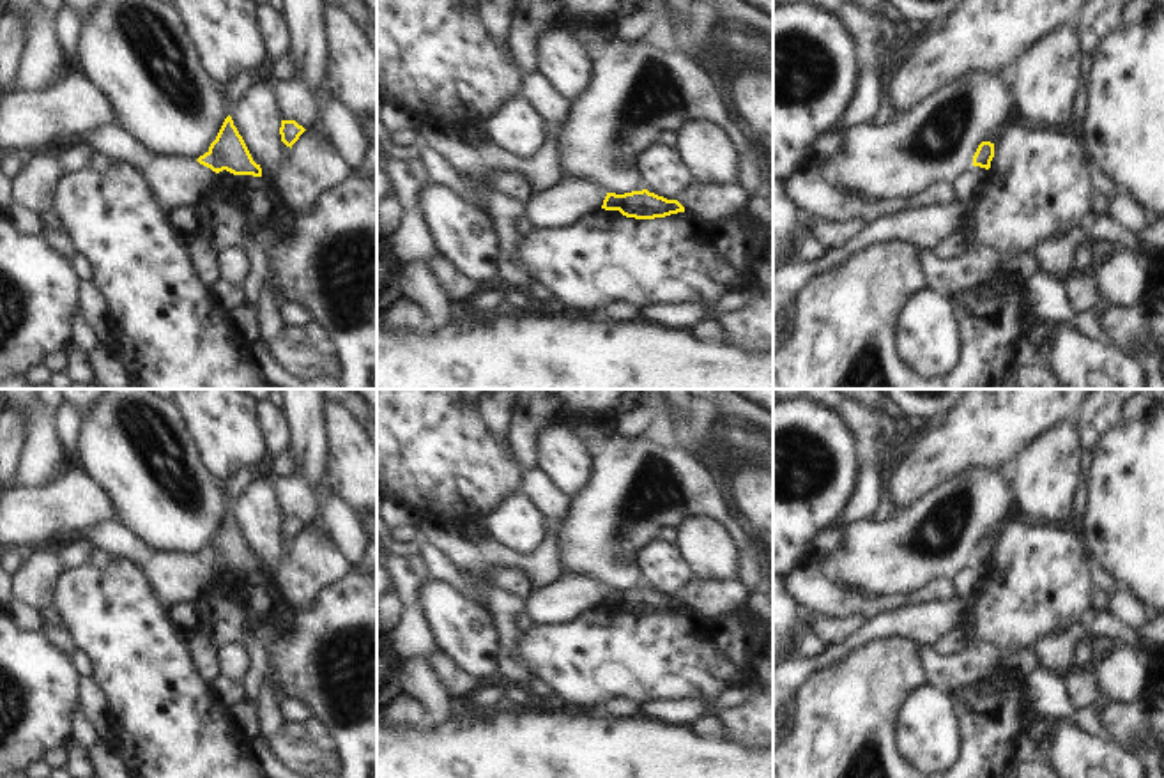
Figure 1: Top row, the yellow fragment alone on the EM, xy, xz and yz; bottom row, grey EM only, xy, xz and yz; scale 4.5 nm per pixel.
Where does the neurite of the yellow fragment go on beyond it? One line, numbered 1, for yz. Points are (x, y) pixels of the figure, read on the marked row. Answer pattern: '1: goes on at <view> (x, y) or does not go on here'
1: does not go on here

